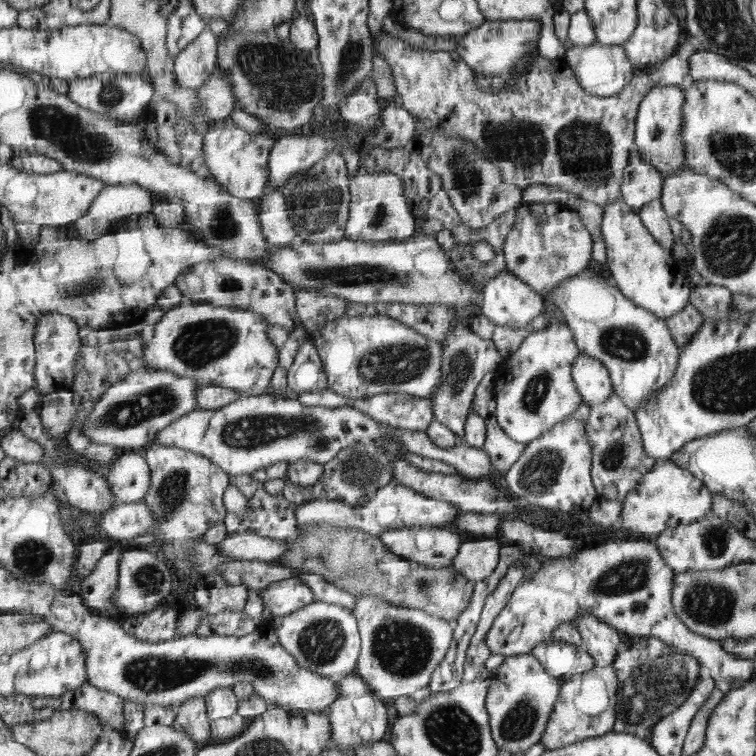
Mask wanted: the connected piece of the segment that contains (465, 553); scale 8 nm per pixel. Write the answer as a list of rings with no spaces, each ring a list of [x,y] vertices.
[[[499,538],[464,541],[453,565],[475,583],[488,579],[499,566],[502,545]]]

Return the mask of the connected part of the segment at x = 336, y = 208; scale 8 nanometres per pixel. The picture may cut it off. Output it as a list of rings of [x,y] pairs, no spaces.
[[[336,151],[313,164],[309,170],[300,171],[288,181],[287,186],[281,187],[285,200],[289,200],[288,212],[300,241],[327,244],[344,240],[352,201],[350,184],[345,160]]]

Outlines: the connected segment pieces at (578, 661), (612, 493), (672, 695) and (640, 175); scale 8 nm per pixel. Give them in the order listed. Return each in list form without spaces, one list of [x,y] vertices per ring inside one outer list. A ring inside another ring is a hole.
[[[556,639],[545,640],[533,648],[535,655],[549,673],[562,680],[574,678],[595,668],[595,658],[585,646],[575,646]]]
[[[615,390],[605,403],[595,403],[591,408],[587,429],[593,446],[593,482],[599,496],[611,500],[625,500],[631,490],[634,490],[660,461],[645,451],[637,416]]]
[[[657,637],[628,639],[619,646],[614,667],[620,677],[620,694],[616,732],[635,734],[648,740],[656,725],[676,711],[692,694],[697,678],[705,672],[700,661],[687,653],[670,651],[664,640]]]
[[[632,150],[628,167],[620,175],[621,196],[639,214],[645,204],[661,199],[663,195],[663,176],[644,158],[642,152]]]

